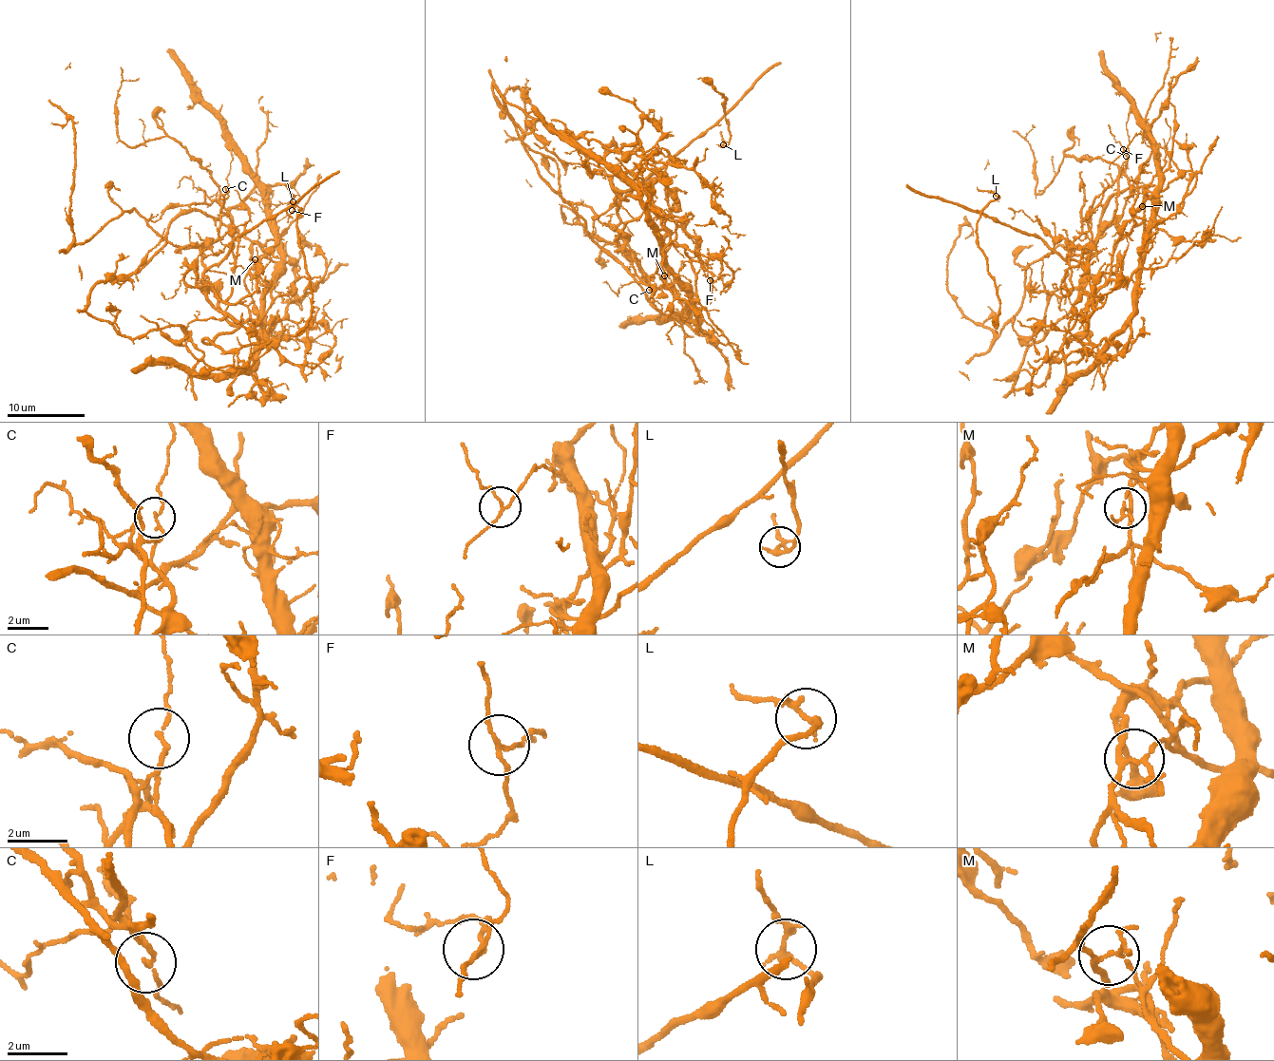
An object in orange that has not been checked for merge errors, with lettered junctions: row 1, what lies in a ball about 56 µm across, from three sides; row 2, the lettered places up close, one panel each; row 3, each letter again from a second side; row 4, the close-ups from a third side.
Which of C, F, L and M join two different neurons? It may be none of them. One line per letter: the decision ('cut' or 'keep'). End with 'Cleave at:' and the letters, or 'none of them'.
C: cut
F: keep
L: keep
M: cut
Cleave at: C, M

